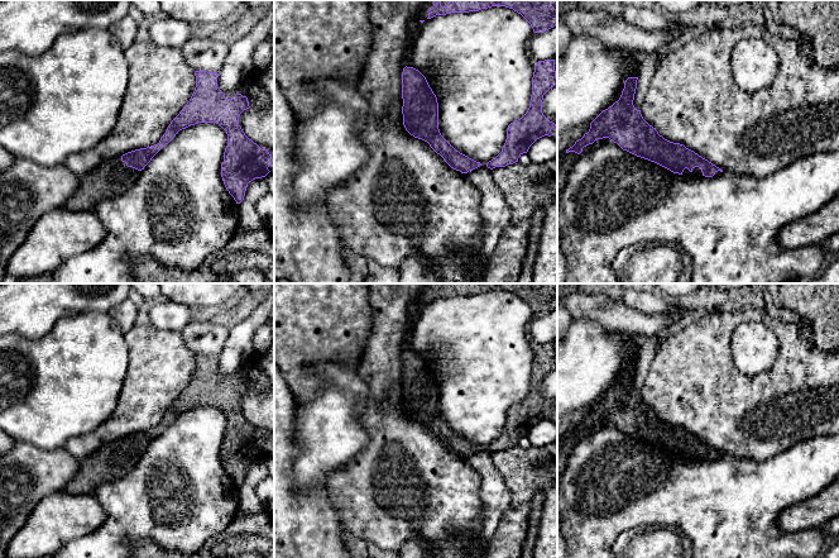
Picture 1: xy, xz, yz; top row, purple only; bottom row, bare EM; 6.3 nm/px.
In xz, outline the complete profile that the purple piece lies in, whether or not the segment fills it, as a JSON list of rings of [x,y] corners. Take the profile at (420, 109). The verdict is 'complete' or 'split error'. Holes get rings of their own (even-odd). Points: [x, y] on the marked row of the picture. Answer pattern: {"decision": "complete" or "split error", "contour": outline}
{"decision": "complete", "contour": [[[413,67],[402,72],[402,114],[406,130],[422,139],[454,170],[468,173],[481,166],[456,151],[440,133],[438,102],[426,77]]]}

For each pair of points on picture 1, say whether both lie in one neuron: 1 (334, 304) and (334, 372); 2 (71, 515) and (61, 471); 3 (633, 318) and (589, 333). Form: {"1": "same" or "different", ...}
{"1": "different", "2": "different", "3": "different"}

